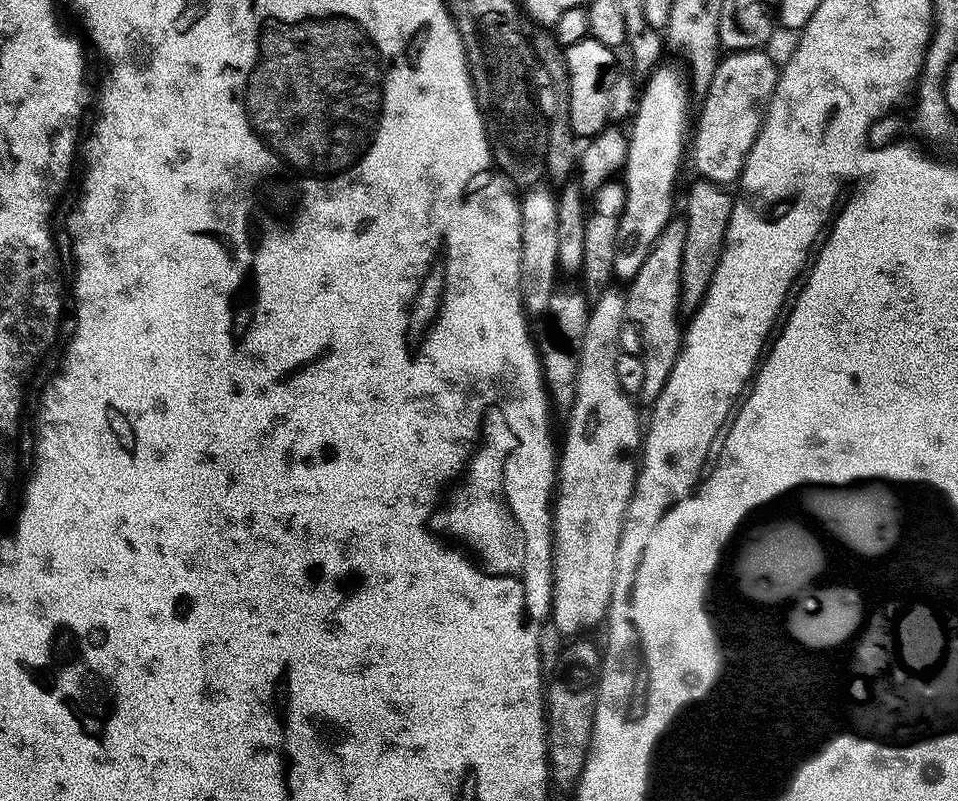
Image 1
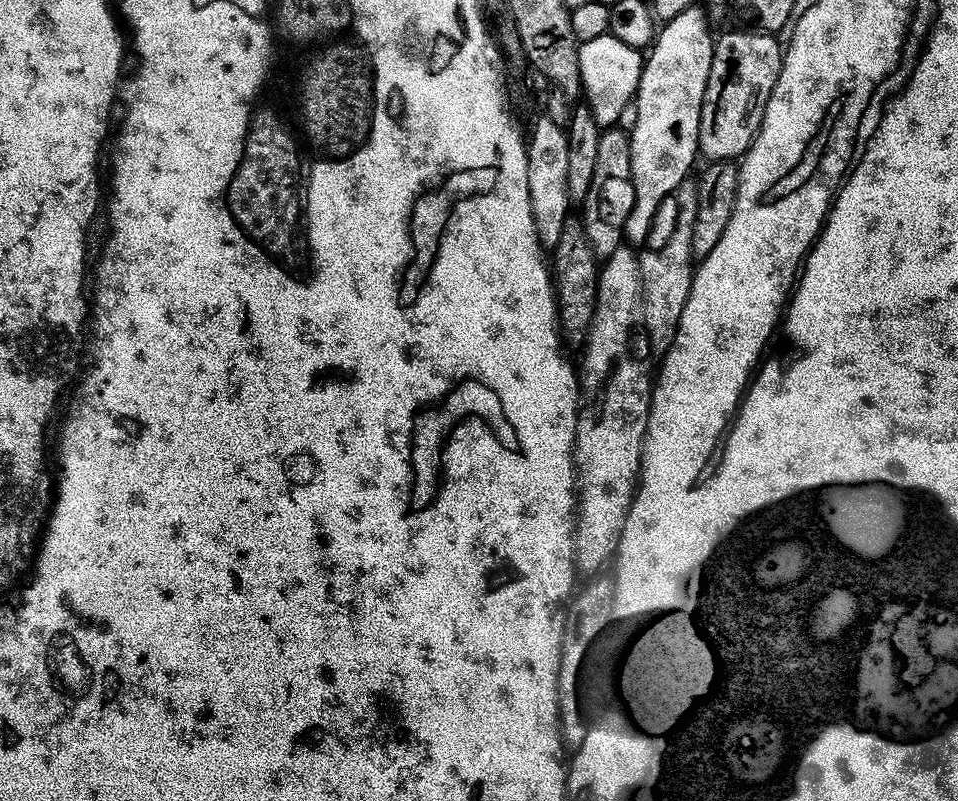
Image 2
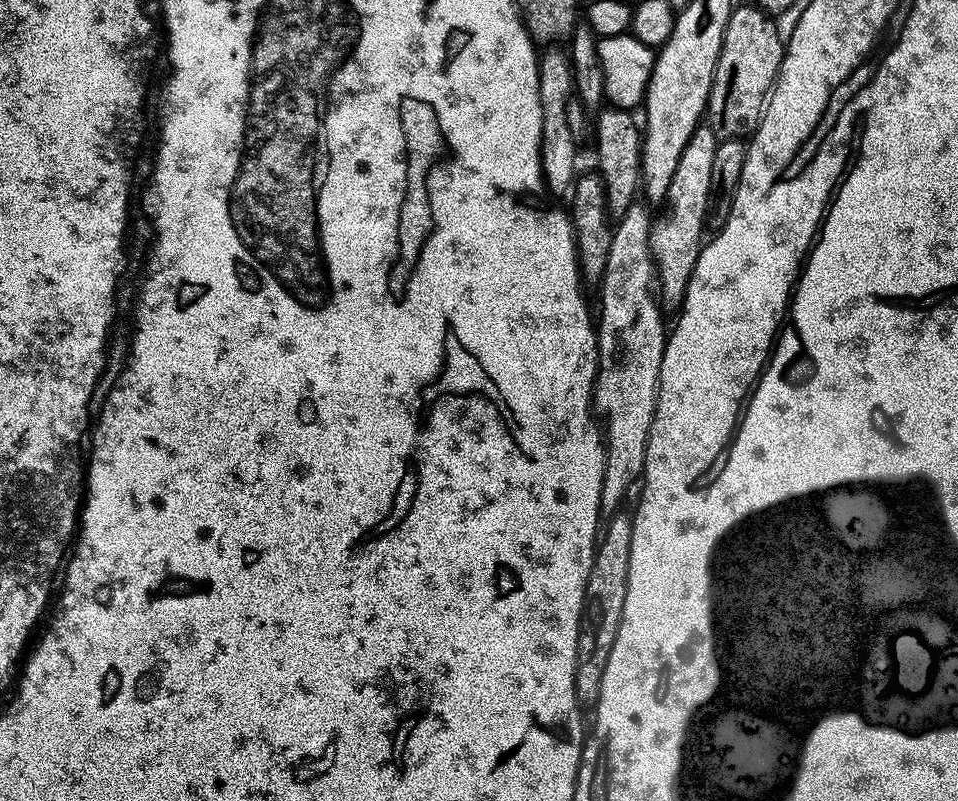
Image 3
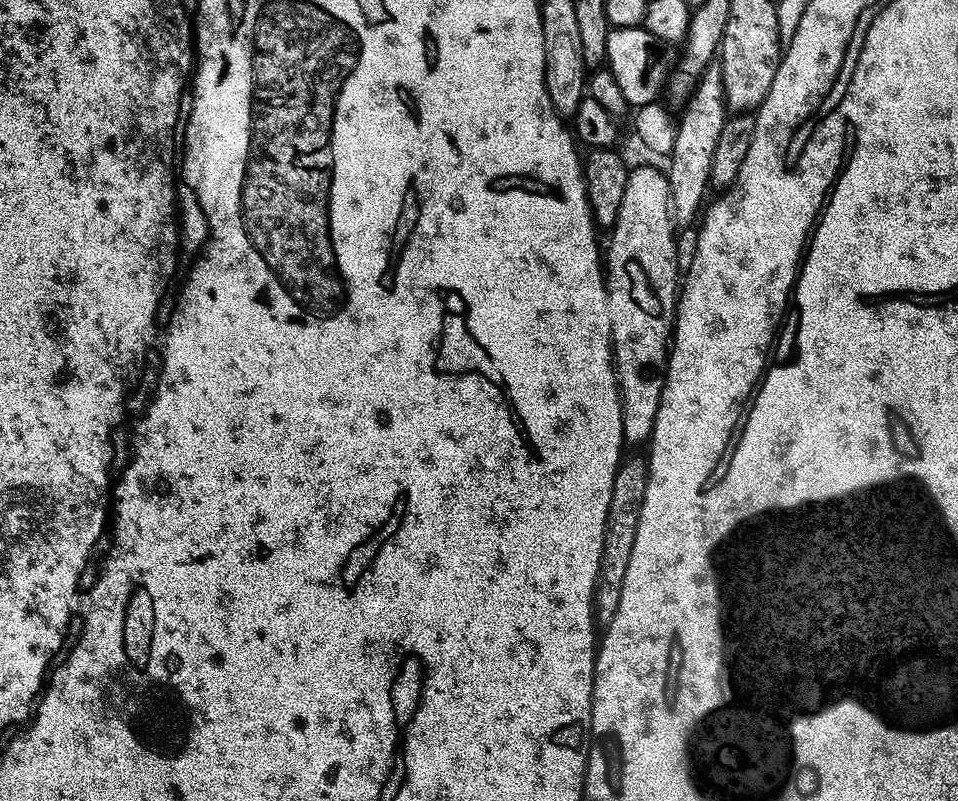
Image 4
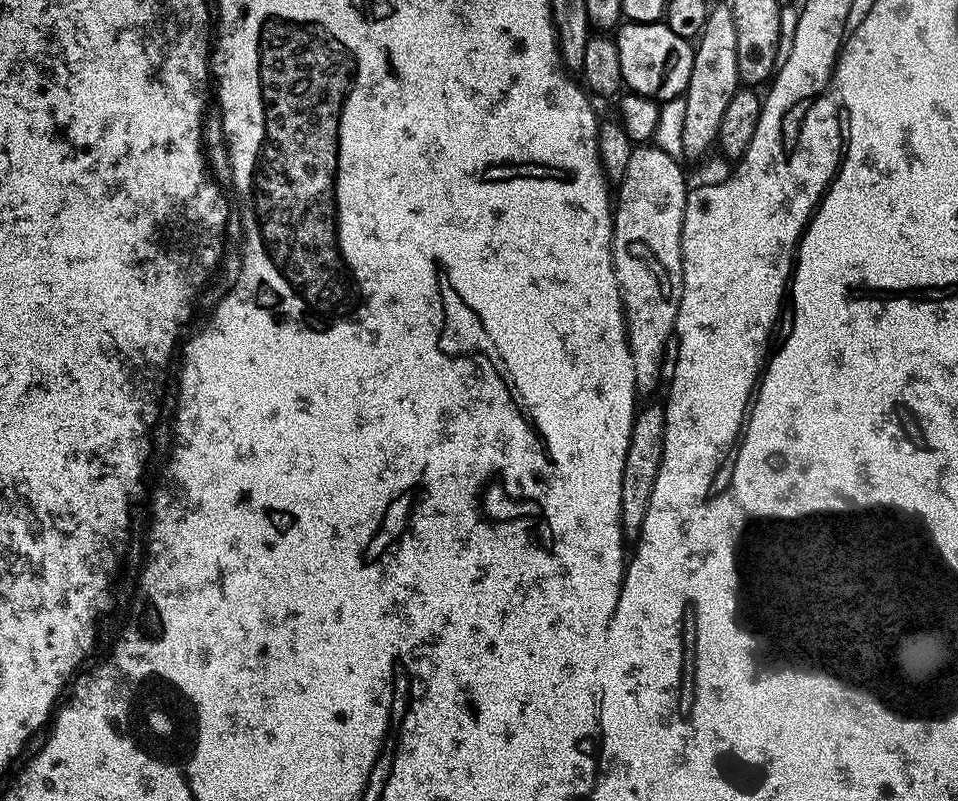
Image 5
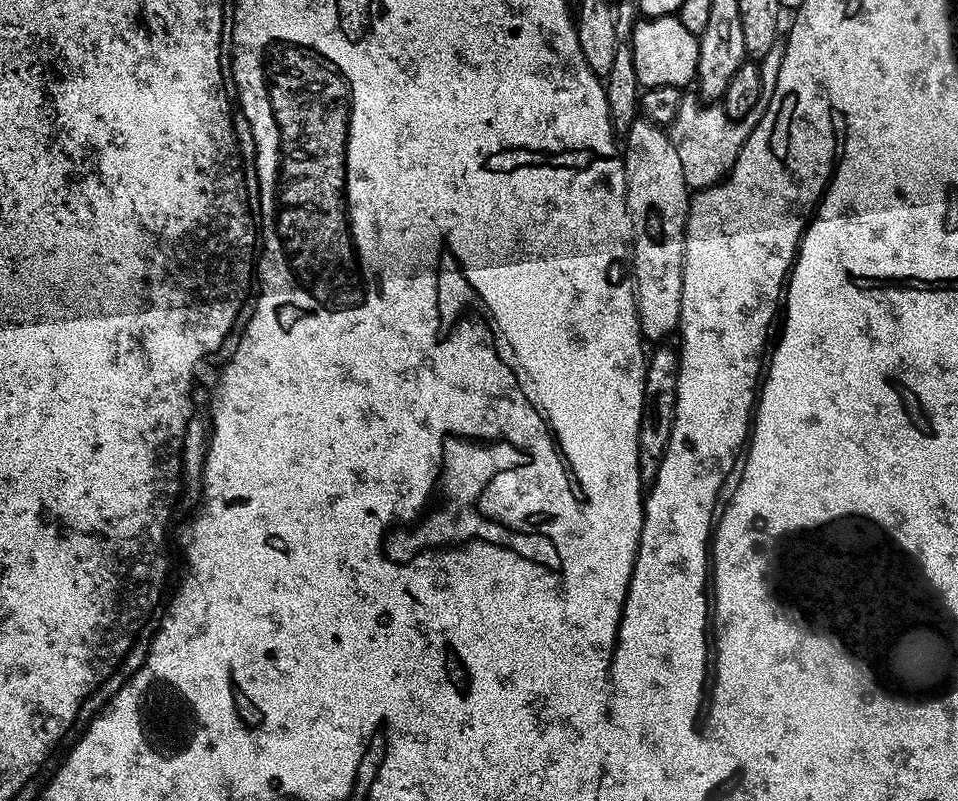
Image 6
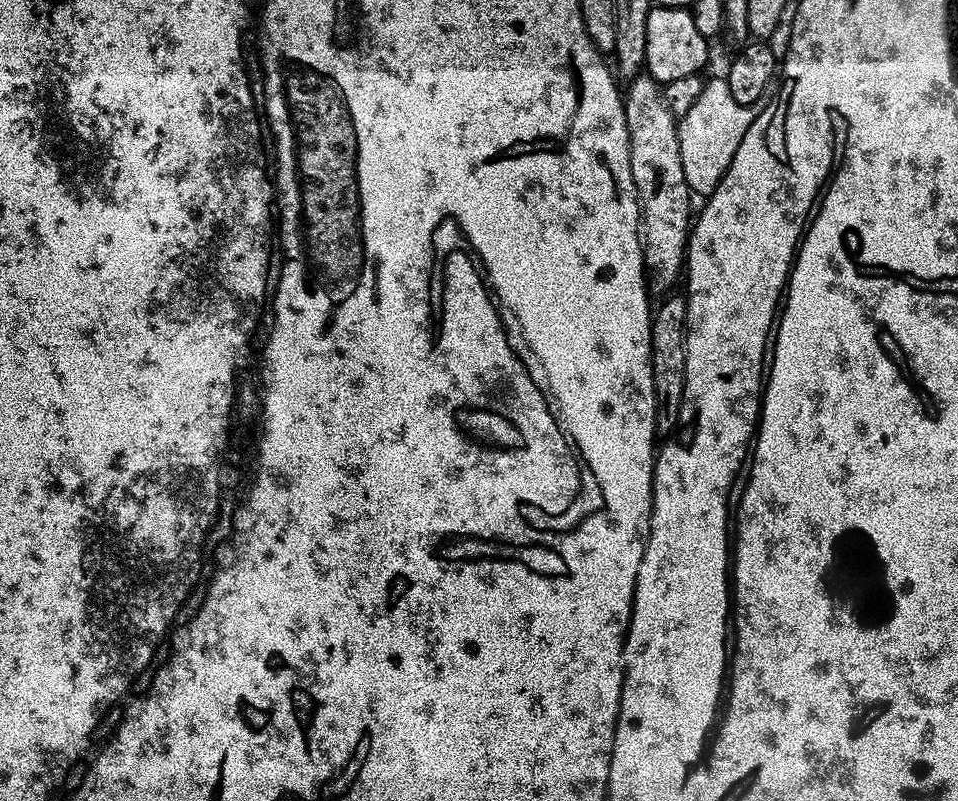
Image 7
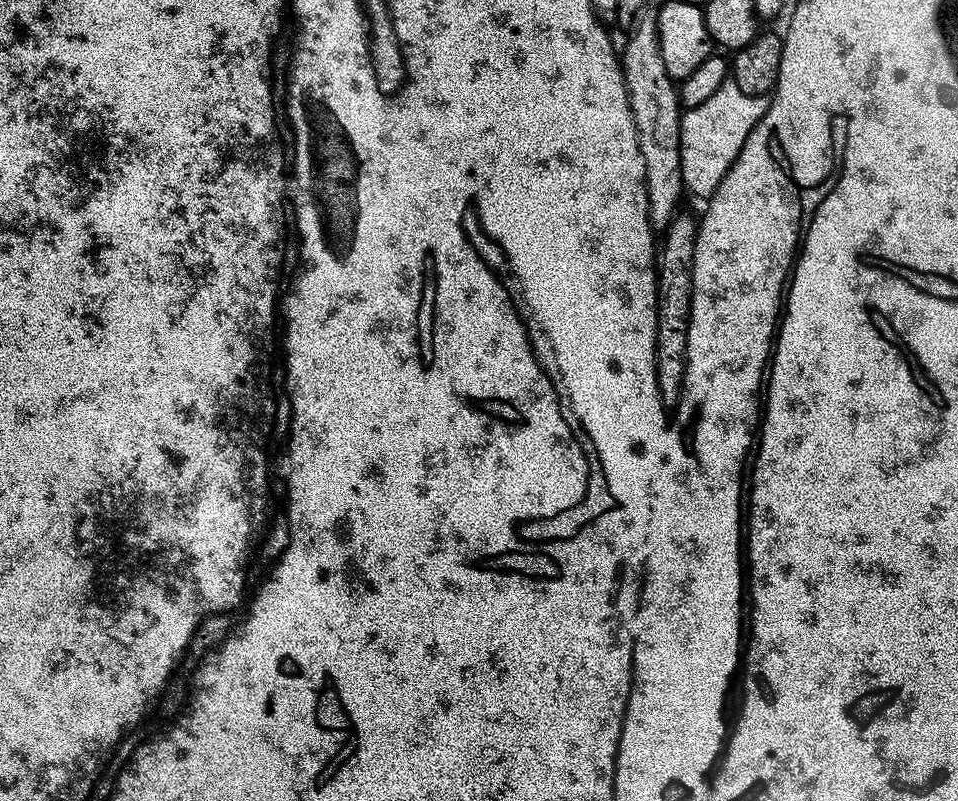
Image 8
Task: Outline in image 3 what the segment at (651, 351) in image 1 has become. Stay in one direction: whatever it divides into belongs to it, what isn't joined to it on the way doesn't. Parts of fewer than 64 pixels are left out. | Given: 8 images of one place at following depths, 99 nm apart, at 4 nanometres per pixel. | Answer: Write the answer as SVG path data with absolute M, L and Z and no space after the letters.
M712 126L698 127L694 130L694 134L690 134L690 142L686 142L686 150L682 150L682 158L678 158L674 178L670 178L670 190L666 197L668 209L665 210L661 220L657 219L653 223L650 230L652 259L656 265L655 279L658 281L658 300L665 309L676 310L683 304L690 274L694 274L694 266L698 262L700 249L706 240L704 220L706 224L710 201L714 196L712 179L714 178L714 150L717 143L718 132Z

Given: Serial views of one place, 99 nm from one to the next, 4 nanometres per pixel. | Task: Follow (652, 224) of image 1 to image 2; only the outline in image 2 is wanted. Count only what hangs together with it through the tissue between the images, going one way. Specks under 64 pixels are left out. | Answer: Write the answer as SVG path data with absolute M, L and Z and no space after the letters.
M687 8L678 18L663 21L644 61L635 98L638 118L629 142L634 206L623 229L627 243L632 246L647 238L660 203L689 179L688 171L698 160L700 115L714 47L714 32L708 29L709 13L700 8Z

